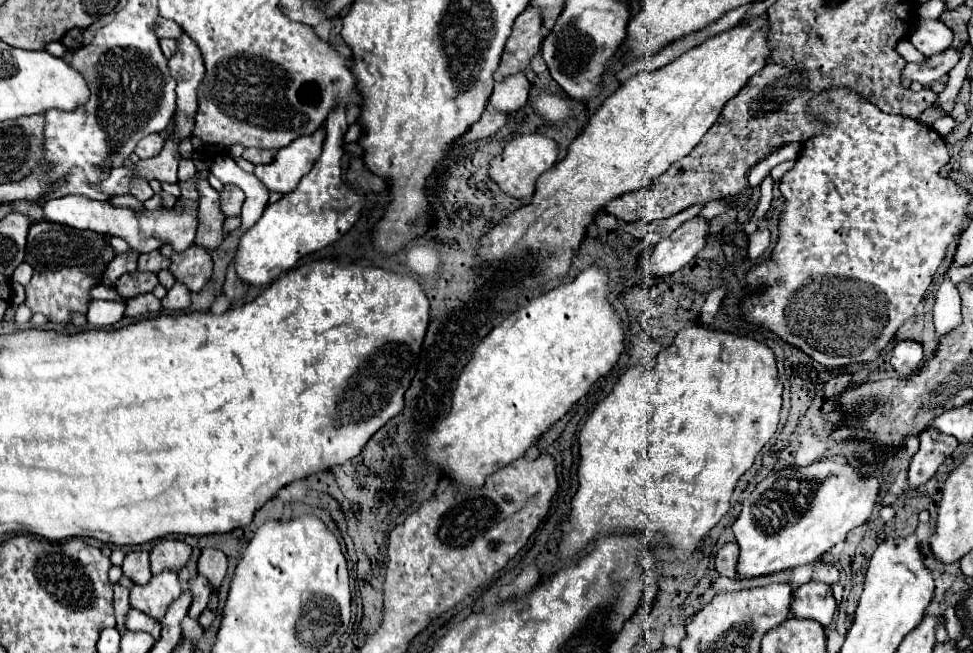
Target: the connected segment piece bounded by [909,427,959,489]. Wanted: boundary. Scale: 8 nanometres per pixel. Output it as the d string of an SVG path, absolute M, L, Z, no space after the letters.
M927 427L921 433L921 445L919 451L913 455L911 465L909 465L909 487L919 487L927 483L937 467L955 451L957 439L951 435L945 435L937 431L935 427Z

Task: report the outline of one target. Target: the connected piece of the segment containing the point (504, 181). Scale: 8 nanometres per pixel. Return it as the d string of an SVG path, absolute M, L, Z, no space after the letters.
M531 133L531 135L519 135L515 139L511 139L503 153L499 157L495 157L495 161L491 161L491 169L489 169L489 177L511 197L521 199L523 203L529 203L535 187L537 187L537 179L541 173L545 173L547 169L551 169L557 163L557 155L559 155L559 145L557 141L553 141L551 137L545 137L541 133Z

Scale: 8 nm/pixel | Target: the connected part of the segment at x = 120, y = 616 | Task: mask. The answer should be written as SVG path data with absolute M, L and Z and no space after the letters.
M115 583L113 585L115 591L115 615L117 615L117 629L125 629L125 613L129 609L129 589Z

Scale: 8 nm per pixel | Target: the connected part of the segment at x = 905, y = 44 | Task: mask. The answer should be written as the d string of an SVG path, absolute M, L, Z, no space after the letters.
M903 39L899 45L897 45L897 51L907 59L907 62L923 63L928 58L921 54L907 39Z

